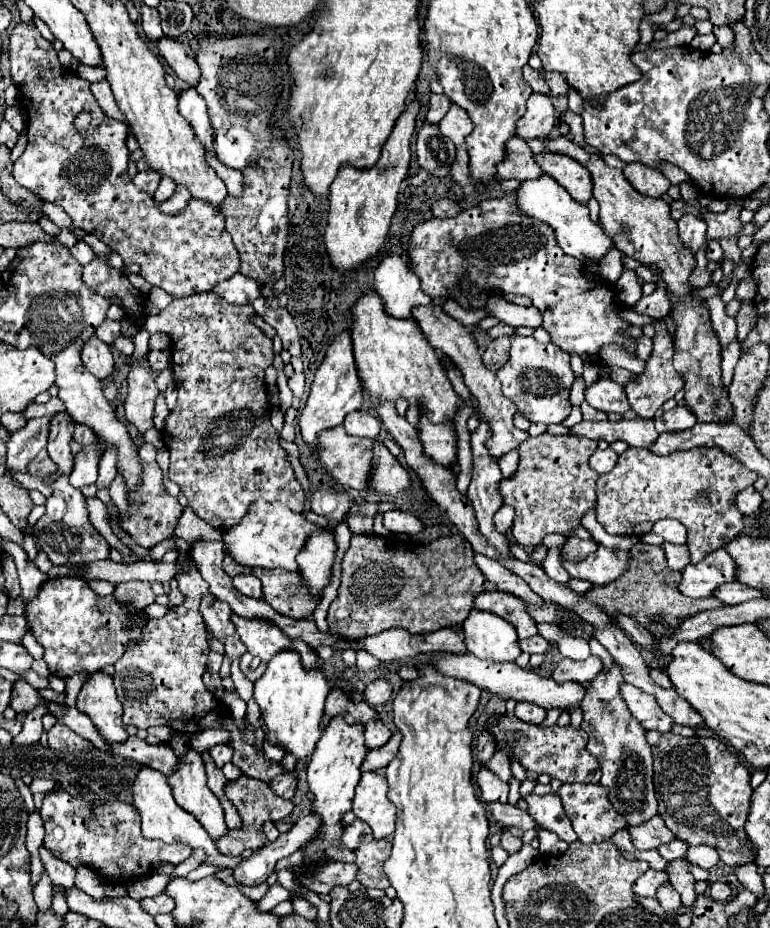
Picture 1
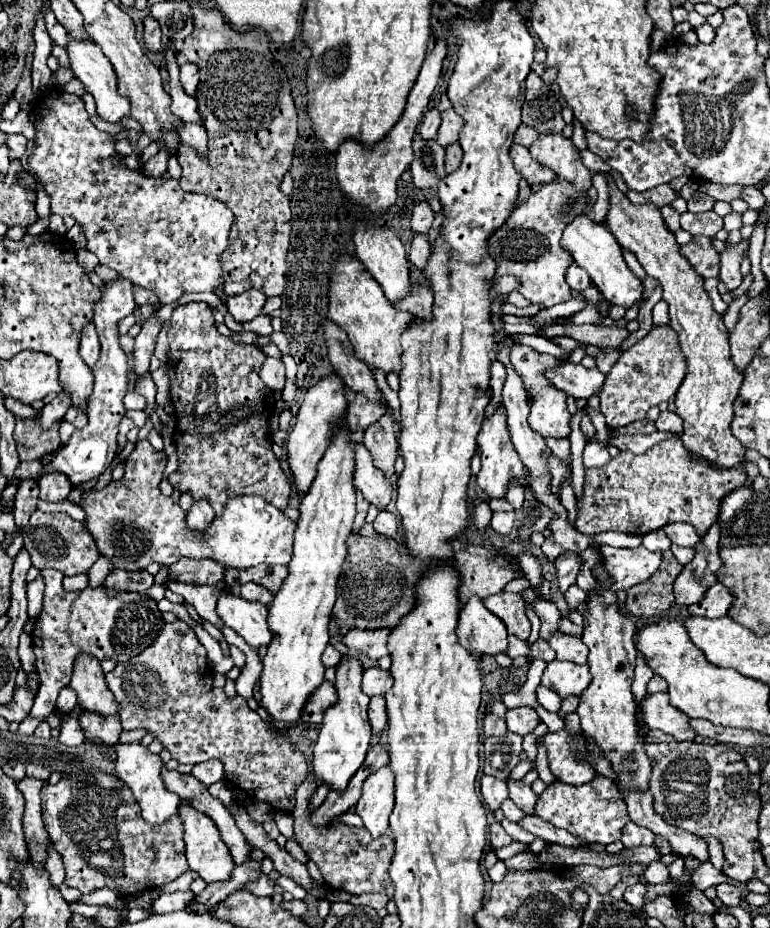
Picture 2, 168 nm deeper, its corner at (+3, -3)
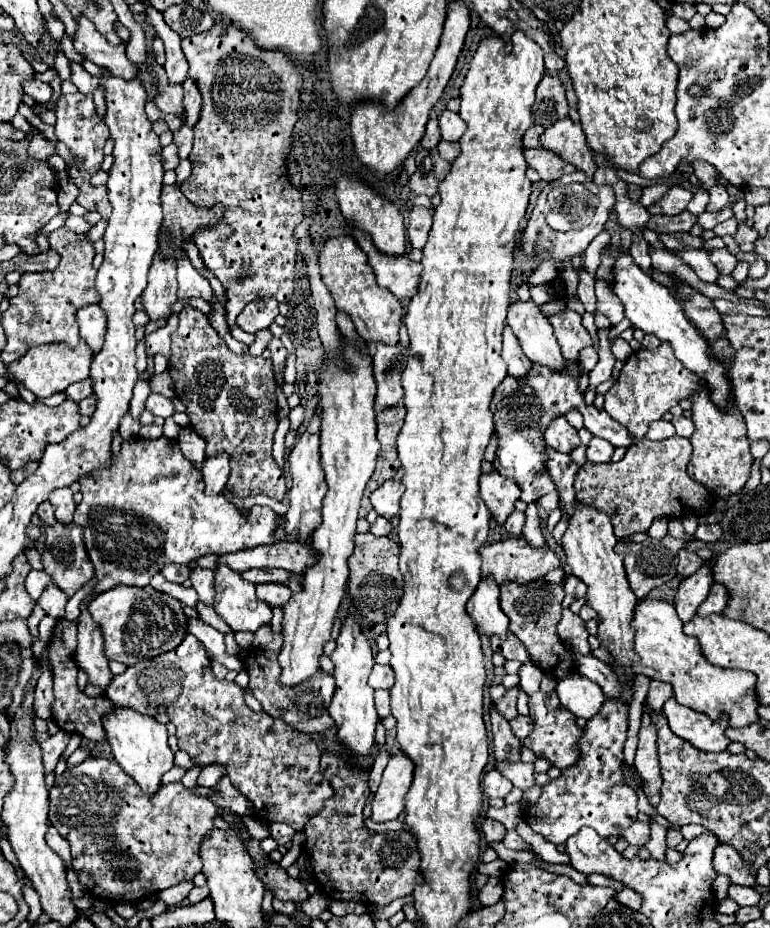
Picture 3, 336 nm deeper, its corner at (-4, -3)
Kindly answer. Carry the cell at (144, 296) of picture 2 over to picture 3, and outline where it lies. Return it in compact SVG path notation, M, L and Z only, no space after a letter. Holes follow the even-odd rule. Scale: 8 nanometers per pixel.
M156 254L152 270L148 272L148 286L140 296L144 310L150 316L150 322L166 320L172 314L172 304L178 300L176 290L176 262L162 260Z

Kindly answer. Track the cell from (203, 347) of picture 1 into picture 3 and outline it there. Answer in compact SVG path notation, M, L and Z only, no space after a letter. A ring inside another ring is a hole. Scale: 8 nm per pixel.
M184 304L178 316L180 324L172 334L168 372L174 380L176 396L186 406L190 426L206 442L206 454L230 456L230 478L224 498L232 500L266 494L274 500L284 500L286 476L272 458L272 436L278 424L272 362L262 356L234 354L224 338L216 334L208 318L190 304Z

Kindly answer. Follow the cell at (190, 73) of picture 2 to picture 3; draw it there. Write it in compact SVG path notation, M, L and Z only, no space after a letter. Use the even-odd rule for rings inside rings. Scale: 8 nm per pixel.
M188 78L184 84L184 106L186 106L186 124L194 126L198 122L198 112L202 106L202 96L198 92L196 82L192 82L192 78Z

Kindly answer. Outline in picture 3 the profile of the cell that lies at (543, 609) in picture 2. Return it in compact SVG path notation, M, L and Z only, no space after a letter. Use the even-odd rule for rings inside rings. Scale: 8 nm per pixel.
M568 608L562 610L562 618L558 622L558 638L570 640L572 650L578 650L580 654L590 654L588 630L584 626L584 620L578 614L572 614Z

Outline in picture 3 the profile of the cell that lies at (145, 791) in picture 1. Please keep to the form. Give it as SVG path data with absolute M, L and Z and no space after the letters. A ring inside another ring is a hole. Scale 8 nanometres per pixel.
M116 708L114 714L104 720L104 728L108 732L108 744L120 768L142 786L144 794L156 794L156 790L160 790L162 786L162 776L174 766L174 752L168 746L166 726L134 710Z

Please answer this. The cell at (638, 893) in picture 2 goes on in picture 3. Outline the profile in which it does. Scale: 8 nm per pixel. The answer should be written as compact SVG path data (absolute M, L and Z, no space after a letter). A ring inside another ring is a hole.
M624 888L622 892L618 892L618 894L616 894L616 900L618 900L620 904L632 908L632 910L640 910L640 906L642 906L640 894L636 894L636 890L628 890L628 888Z

